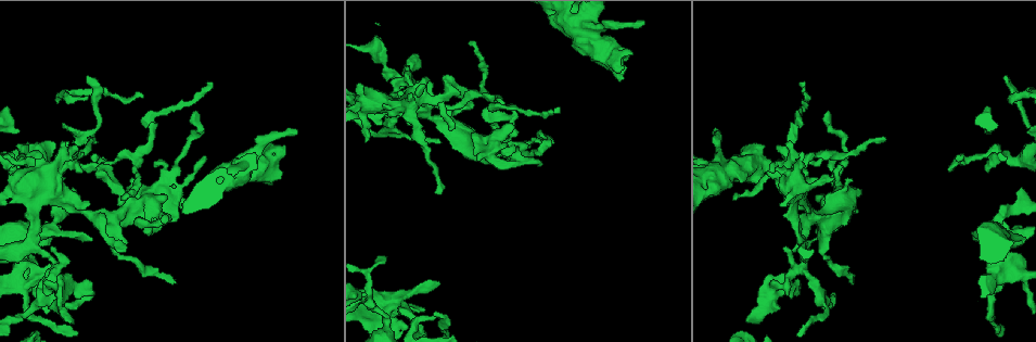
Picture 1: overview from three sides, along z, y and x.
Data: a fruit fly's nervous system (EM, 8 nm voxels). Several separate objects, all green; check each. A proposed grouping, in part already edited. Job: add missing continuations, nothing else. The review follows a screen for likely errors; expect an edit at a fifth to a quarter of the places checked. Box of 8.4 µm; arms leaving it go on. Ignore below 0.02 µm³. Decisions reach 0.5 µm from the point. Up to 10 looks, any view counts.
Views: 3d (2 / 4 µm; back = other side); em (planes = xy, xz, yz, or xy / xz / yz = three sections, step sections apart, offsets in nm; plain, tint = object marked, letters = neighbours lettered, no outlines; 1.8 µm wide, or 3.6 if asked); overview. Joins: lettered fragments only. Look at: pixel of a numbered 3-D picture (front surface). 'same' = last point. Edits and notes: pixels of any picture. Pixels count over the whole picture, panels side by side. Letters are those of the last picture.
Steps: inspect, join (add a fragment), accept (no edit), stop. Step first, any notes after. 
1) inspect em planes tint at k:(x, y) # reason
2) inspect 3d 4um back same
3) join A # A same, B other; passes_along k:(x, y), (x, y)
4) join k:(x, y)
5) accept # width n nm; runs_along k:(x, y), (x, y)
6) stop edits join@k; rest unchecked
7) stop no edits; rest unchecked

inspect 3d 2um at 1:(546, 136) # thin end

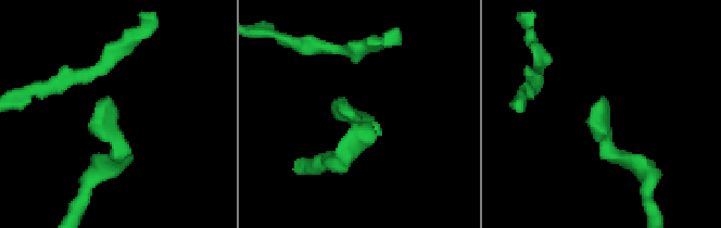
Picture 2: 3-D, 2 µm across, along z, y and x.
inspect em planes tint at 2:(352, 117) # shape alone is not enough

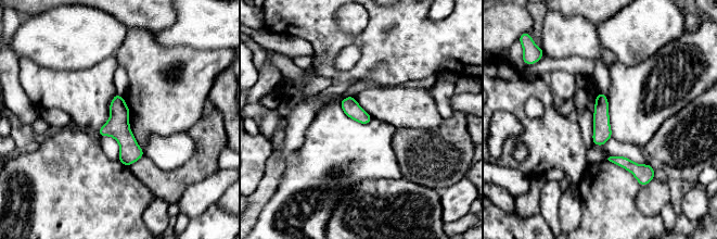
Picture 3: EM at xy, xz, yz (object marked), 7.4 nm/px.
inspect em planes letters same

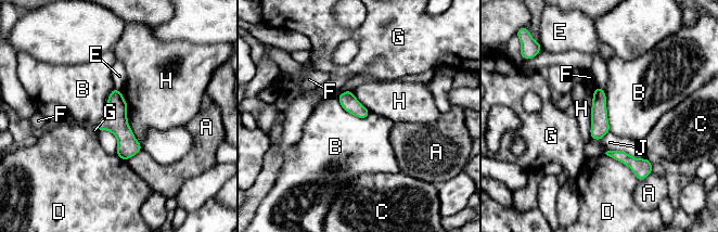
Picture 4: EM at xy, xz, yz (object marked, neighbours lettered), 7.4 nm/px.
accept # width 120 nm; A other, B other, C other, D other, E other, F other, G other, H other, J other; border 4:(115, 88), (95, 128); none of them fits

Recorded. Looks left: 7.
inspect 3d 4um at 1:(560, 20) # sudden change in width

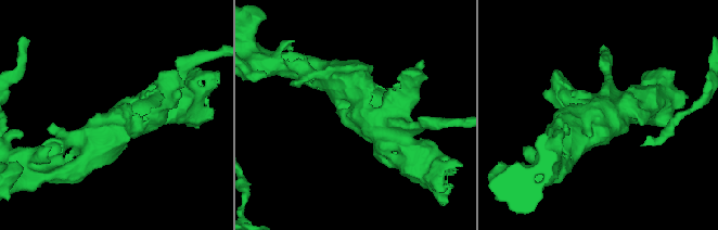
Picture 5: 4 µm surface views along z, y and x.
inspect em planes letters at 5:(598, 132) # shape alone is not enough

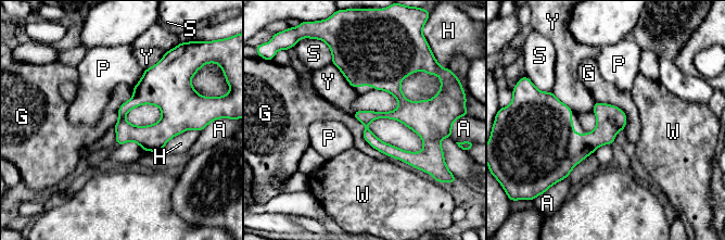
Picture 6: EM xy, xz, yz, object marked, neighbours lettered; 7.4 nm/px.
accept # A other, G other, H other, P other, S other, W other, Y other; runs_along 6:(359, 57), (422, 124), (425, 148), (415, 163); no lettered fragment goes on from it

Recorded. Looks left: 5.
inspect em xz step 8 tint at 1:(173, 282) # thin end

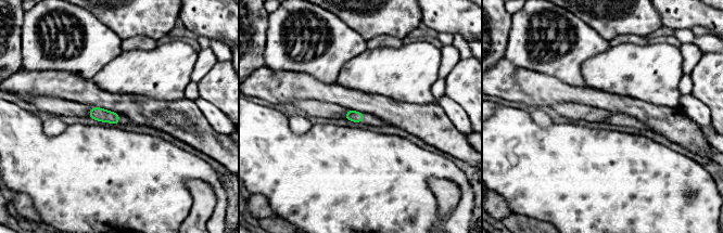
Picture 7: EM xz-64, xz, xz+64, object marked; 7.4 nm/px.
inspect em planes letters same # another direction

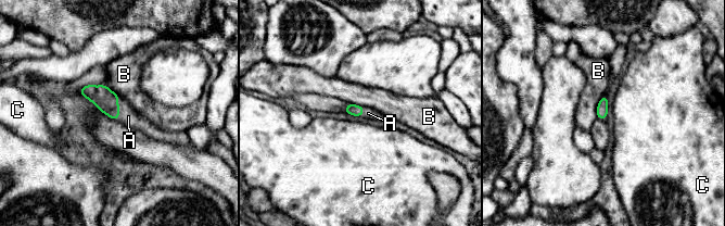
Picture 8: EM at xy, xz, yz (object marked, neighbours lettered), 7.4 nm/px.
join A # A same, B other, C other; passes_along 8:(106, 101), (119, 109), (128, 116); the neuron continues

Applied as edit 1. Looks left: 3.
inspect overview

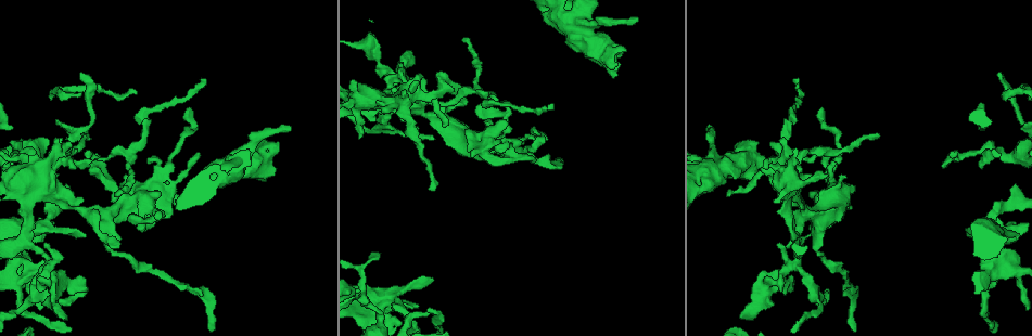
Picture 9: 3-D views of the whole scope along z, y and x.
inspect em 3.6um xz step 4 tint at 9:(998, 260) # sudden change in width

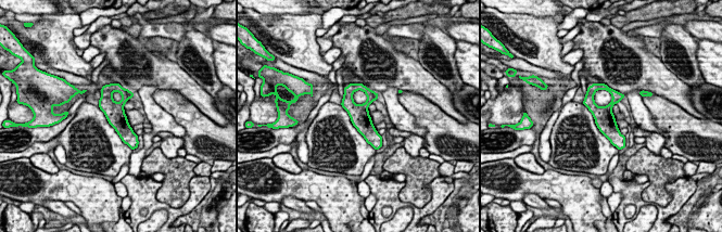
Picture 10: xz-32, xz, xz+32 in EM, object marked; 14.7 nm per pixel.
inspect em 3.6um planes letters same # another direction

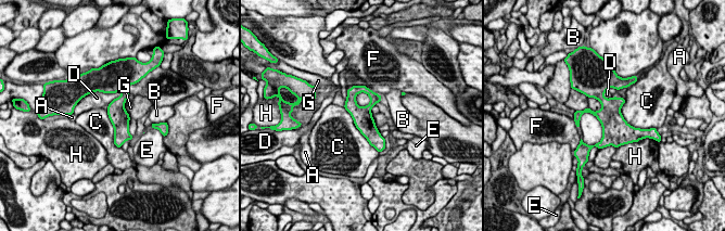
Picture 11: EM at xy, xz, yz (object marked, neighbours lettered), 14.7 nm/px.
accept # A other, B other, C other, D other, E other, F other, G other, H other; runs_along 11:(354, 88), (352, 106), (381, 140); none of them fits

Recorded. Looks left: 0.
stop edits join@8; rest unchecked

